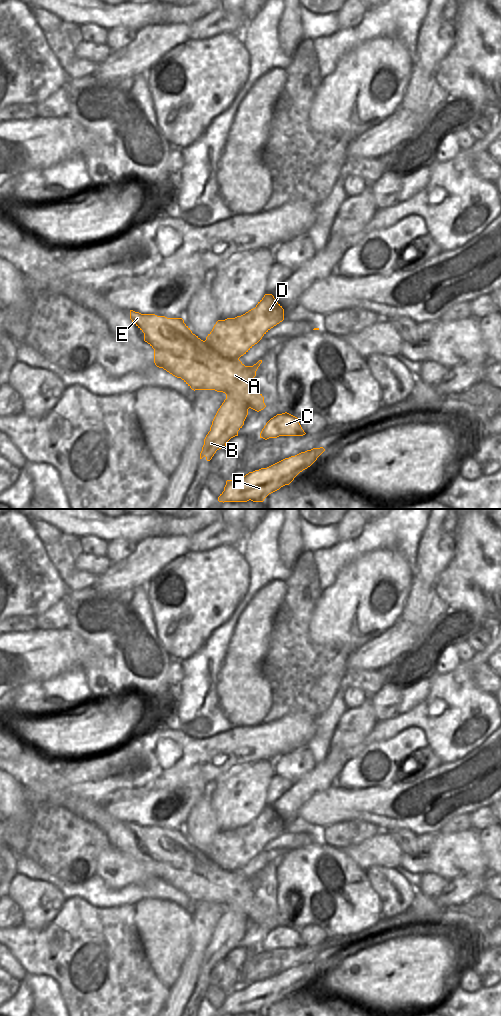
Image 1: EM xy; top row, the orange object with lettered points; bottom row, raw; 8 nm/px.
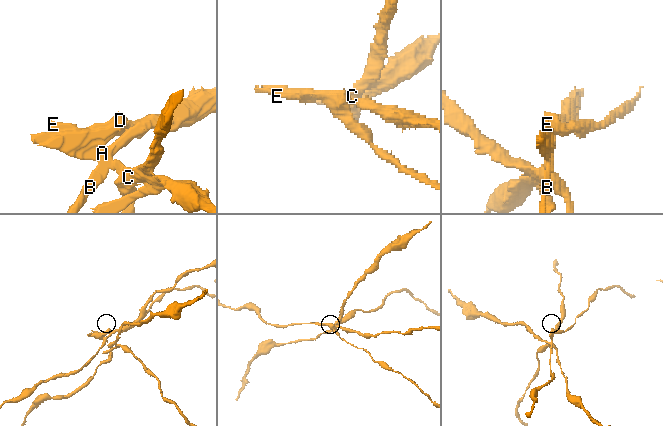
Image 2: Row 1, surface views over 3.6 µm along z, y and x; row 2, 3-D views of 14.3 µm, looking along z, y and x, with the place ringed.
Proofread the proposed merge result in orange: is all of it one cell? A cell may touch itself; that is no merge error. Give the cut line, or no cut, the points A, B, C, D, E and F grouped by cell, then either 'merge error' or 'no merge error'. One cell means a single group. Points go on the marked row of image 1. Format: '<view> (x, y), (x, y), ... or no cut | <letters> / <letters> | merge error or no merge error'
xy (226, 393), (239, 393), (250, 407) | A C D E F / B | merge error

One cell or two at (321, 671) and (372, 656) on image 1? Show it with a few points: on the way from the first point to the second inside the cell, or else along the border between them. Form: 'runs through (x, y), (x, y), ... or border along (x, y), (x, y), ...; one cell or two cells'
border along (352, 650), (346, 659), (345, 671); two cells

